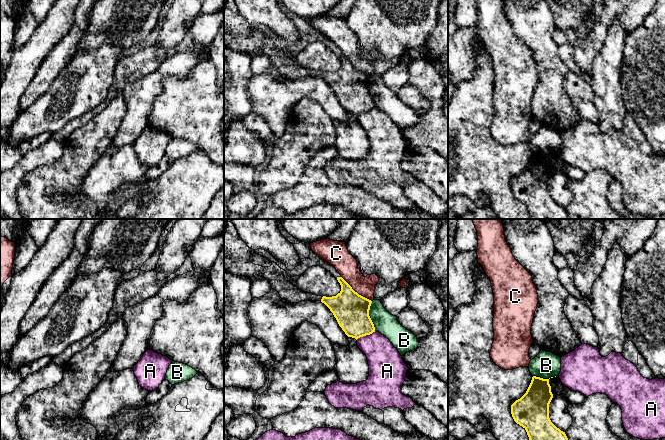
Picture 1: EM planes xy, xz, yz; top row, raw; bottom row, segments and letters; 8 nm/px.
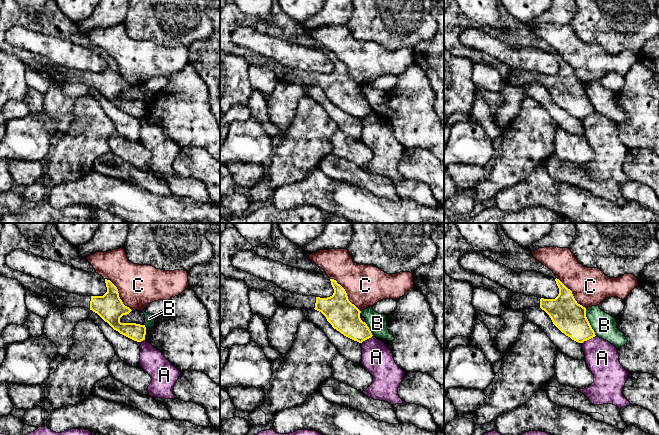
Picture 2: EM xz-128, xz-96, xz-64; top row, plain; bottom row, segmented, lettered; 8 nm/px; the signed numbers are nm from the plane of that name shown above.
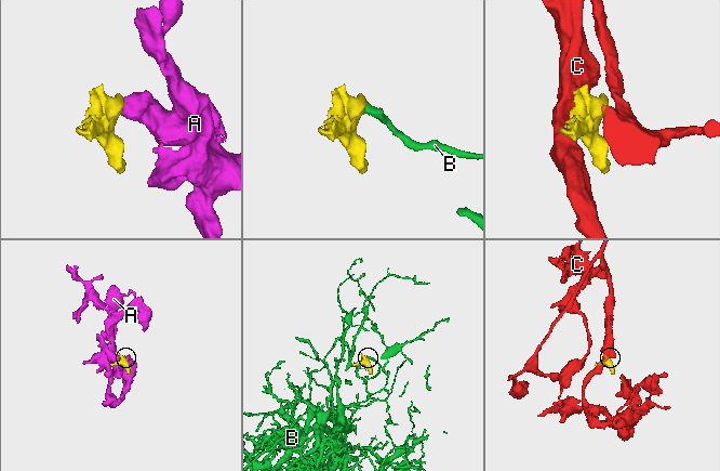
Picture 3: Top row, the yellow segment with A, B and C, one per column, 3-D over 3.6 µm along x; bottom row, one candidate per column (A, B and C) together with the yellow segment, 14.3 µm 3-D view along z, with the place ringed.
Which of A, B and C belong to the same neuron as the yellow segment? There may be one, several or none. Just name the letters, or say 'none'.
none

